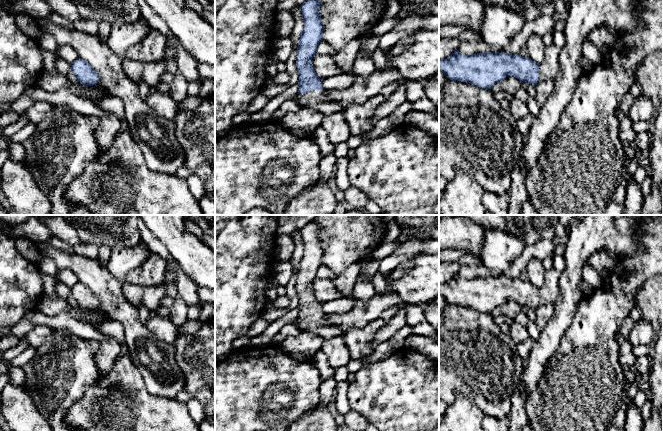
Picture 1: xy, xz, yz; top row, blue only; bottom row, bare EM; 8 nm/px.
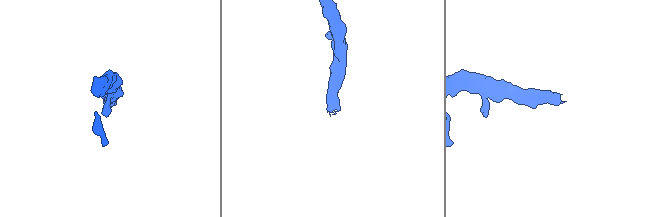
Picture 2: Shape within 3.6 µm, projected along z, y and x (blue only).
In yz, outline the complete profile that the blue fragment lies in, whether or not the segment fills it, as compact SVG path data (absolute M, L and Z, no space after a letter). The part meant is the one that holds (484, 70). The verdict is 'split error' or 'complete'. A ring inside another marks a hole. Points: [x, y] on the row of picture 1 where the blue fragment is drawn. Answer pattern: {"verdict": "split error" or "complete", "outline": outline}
{"verdict": "split error", "outline": "M554 44L545 47L545 58L539 64L519 54L487 52L467 56L456 50L449 57L439 60L439 71L442 71L450 80L471 83L490 90L496 83L501 83L508 76L514 76L522 83L528 82L536 85L546 79L555 79L559 71L559 52L560 49Z"}

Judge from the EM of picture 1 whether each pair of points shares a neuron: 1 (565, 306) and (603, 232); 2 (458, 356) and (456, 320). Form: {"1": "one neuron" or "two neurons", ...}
{"1": "one neuron", "2": "one neuron"}

